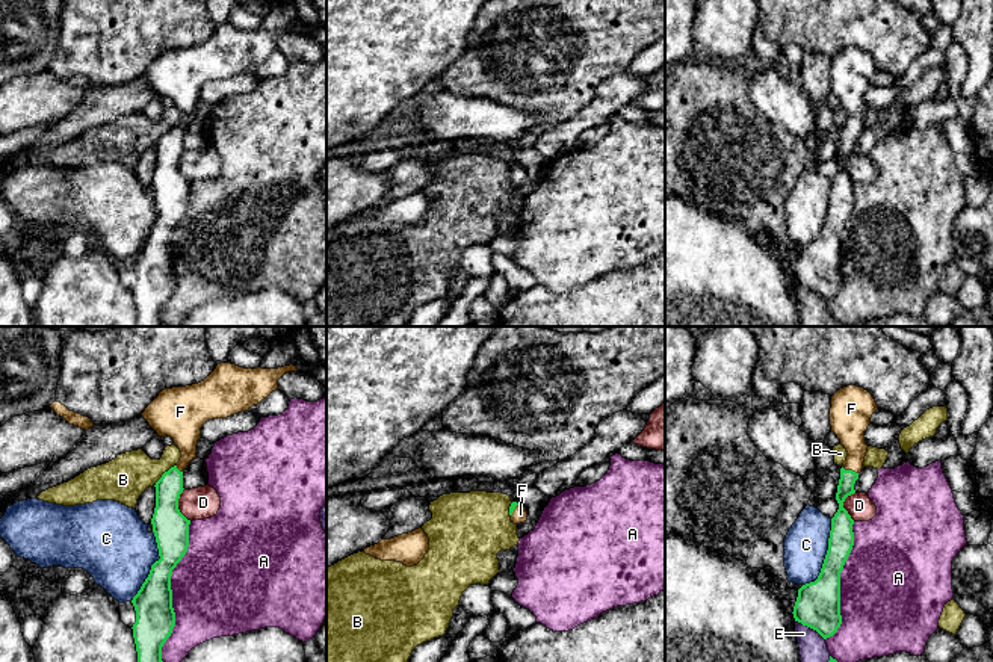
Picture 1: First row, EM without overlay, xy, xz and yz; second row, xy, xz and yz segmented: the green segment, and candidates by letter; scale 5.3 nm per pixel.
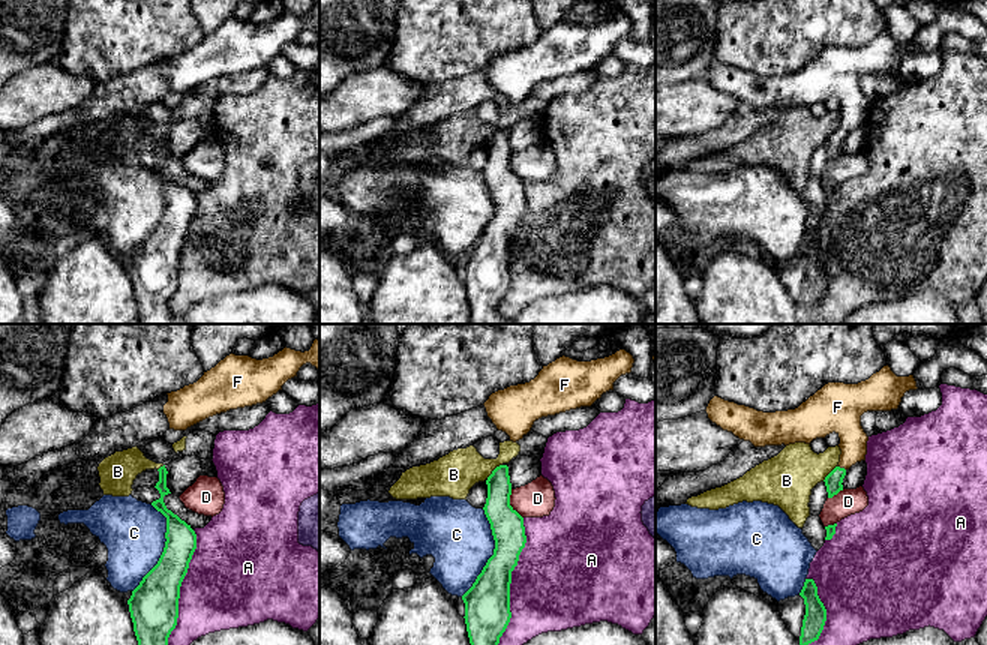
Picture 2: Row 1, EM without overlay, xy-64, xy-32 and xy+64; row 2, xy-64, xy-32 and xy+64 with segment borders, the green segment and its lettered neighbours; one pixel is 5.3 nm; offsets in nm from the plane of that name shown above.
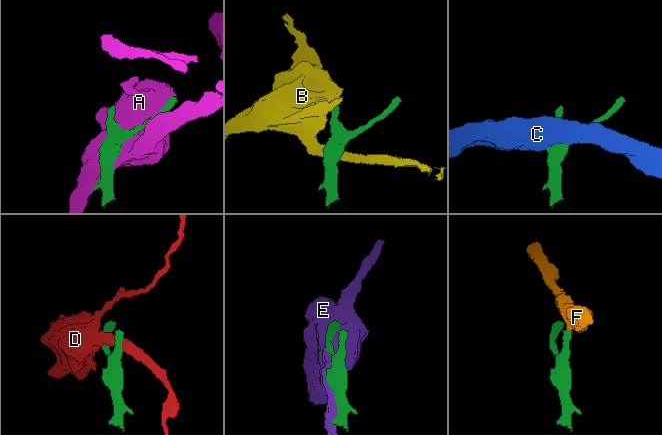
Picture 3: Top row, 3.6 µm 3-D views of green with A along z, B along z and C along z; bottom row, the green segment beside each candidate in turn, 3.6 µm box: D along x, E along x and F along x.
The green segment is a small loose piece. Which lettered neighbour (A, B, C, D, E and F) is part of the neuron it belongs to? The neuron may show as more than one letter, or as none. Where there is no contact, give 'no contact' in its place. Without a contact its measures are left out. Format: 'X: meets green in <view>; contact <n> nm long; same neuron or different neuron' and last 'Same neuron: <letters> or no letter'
A: meets green in xy; contact 750 nm long; different neuron
B: meets green in xy; contact 160 nm long; different neuron
C: meets green in yz; contact 400 nm long; different neuron
D: meets green in xy; contact 180 nm long; different neuron
E: meets green in yz; contact 190 nm long; different neuron
F: meets green in yz; contact 100 nm long; same neuron
Same neuron: F

